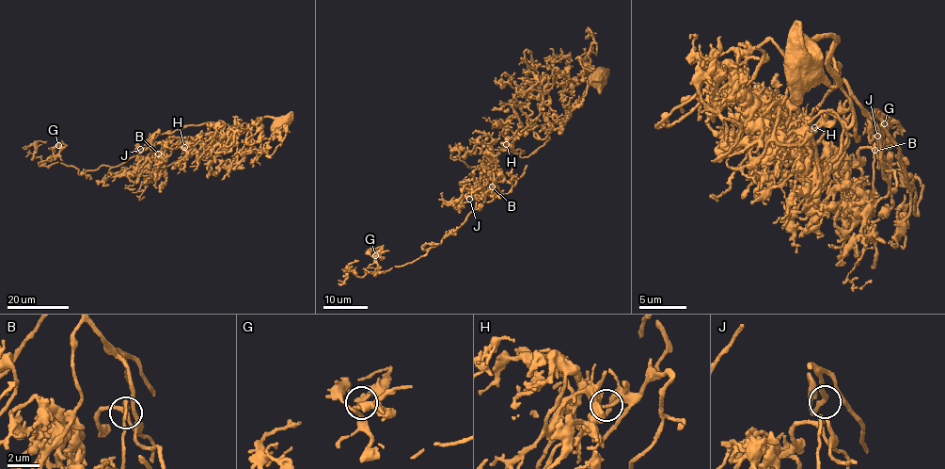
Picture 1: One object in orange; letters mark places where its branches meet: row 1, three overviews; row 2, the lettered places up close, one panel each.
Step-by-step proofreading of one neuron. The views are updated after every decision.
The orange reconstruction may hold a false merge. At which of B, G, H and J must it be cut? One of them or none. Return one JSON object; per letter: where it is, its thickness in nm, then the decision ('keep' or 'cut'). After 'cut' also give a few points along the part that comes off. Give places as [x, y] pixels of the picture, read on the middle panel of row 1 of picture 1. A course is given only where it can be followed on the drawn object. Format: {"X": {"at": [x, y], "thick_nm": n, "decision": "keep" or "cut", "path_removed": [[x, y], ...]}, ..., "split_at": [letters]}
{"B": {"at": [492, 186], "thick_nm": 180, "decision": "keep"}, "G": {"at": [375, 255], "thick_nm": 240, "decision": "keep"}, "H": {"at": [506, 144], "thick_nm": 170, "decision": "keep"}, "J": {"at": [469, 199], "thick_nm": 200, "decision": "keep"}, "split_at": []}

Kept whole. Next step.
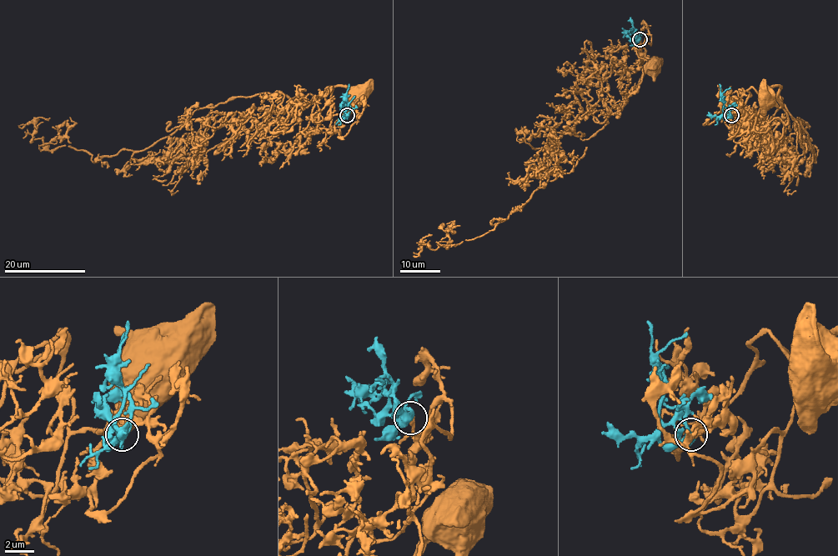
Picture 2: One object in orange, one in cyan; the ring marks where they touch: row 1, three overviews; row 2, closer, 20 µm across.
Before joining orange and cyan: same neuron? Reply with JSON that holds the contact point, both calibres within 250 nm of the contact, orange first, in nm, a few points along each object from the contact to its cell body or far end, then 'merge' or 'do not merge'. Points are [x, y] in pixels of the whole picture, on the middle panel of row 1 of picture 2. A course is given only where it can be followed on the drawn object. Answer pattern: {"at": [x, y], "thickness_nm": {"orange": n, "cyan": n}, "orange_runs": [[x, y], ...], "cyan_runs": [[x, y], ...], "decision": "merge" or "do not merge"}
{"at": [639, 39], "thickness_nm": {"orange": 160, "cyan": 340}, "orange_runs": [[639, 40], [651, 41], [639, 69], [621, 80], [624, 101], [649, 67]], "cyan_runs": [[639, 39], [624, 34], [621, 28]], "decision": "merge"}

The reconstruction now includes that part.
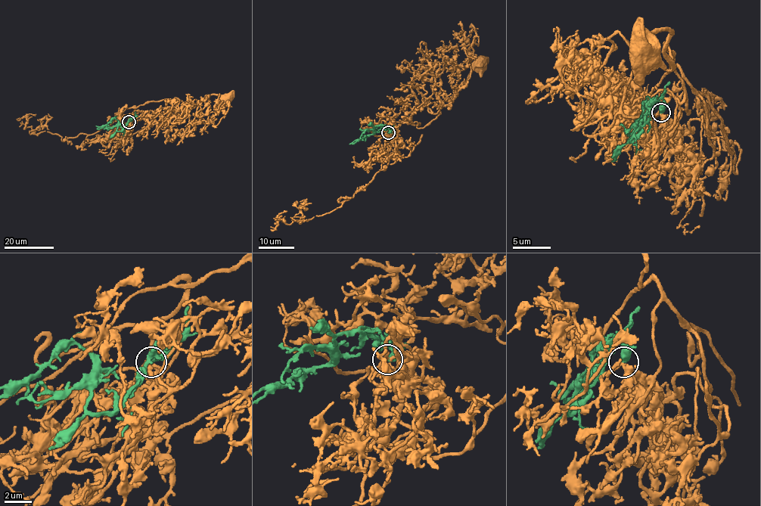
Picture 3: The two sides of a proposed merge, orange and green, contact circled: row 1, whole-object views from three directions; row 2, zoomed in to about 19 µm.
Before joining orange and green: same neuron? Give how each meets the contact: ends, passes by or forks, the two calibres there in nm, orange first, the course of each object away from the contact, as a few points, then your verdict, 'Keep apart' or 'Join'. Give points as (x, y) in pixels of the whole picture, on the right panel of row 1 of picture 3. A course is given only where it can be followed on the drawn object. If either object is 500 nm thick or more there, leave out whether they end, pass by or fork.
At the ring orange passes by. At the ring green ends. Thickness 220 nm (orange) against 320 nm. Course of orange: (660, 113), (681, 113), (664, 51), (672, 32), (651, 32), (642, 48). Course of green: (660, 113), (657, 102), (648, 121), (627, 141), (633, 128), (626, 130), (627, 134), (637, 134), (637, 126). Join

